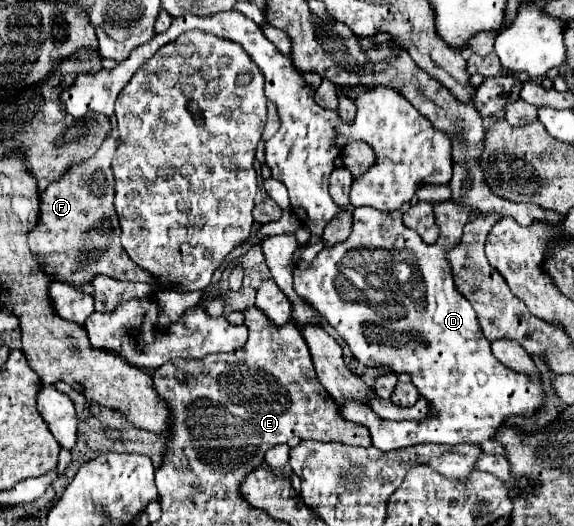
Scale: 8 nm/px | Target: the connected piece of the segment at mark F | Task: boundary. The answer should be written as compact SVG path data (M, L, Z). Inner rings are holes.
M108 136L100 146L100 150L90 158L96 160L94 170L86 174L86 162L72 164L60 182L50 184L40 194L40 222L30 232L28 244L30 250L38 256L42 268L48 274L54 274L56 280L86 284L92 282L96 274L106 274L118 280L148 282L154 284L156 288L158 286L156 278L152 278L152 274L148 274L144 268L136 266L120 244L120 224L114 210L116 178L112 178L112 158L116 146L118 140ZM86 224L96 224L96 226L86 226ZM100 236L110 238L110 244L106 248L100 248Z

